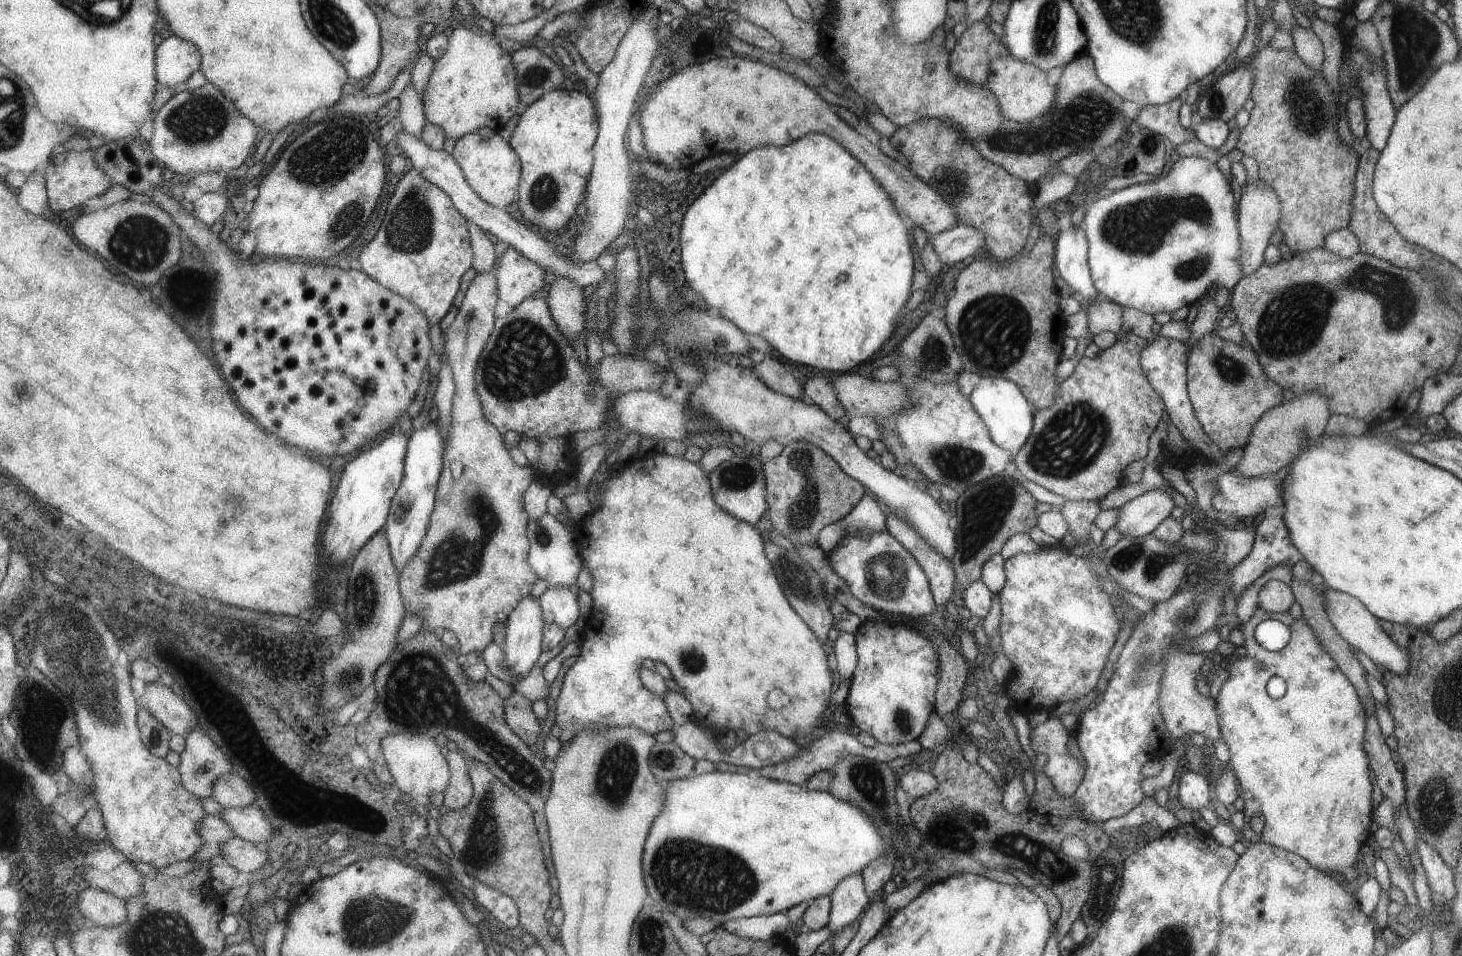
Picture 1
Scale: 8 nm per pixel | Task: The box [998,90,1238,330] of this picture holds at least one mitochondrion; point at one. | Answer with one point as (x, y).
(1138, 228)

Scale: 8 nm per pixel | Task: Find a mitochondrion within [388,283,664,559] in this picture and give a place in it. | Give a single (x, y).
(526, 361)

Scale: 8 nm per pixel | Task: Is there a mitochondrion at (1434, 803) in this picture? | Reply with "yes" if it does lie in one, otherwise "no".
yes

